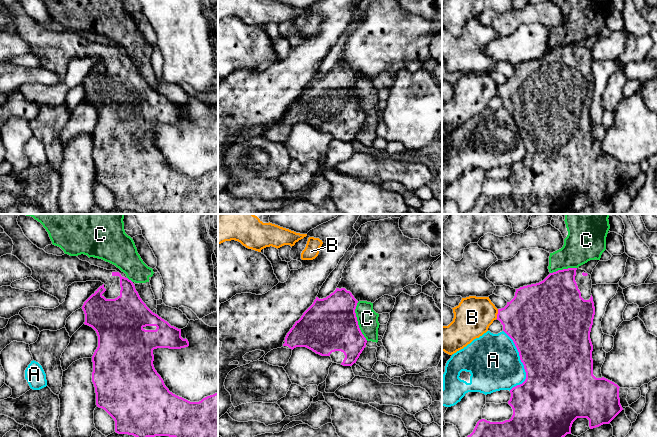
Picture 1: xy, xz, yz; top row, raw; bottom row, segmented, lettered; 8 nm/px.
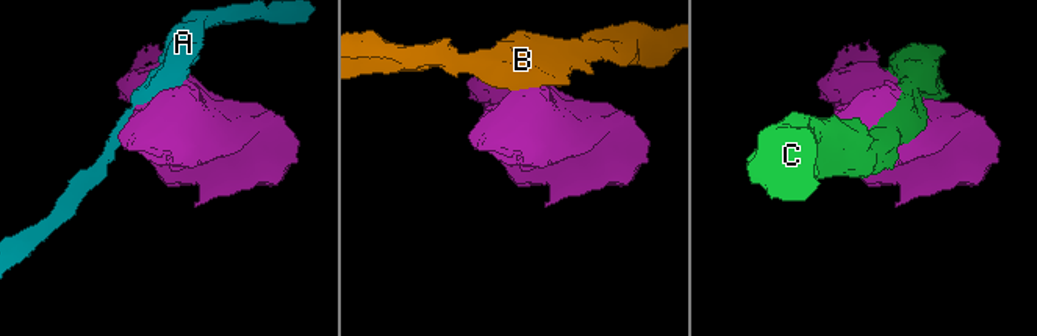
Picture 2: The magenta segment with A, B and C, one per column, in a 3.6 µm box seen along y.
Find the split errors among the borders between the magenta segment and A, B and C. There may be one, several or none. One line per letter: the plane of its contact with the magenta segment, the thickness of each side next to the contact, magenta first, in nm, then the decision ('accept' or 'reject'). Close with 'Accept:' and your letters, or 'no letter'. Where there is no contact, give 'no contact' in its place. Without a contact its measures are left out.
A: contact in yz; calibres 500 and 420 nm; reject
B: contact in yz; calibres 400 and 300 nm; reject
C: contact in xz; calibres 440 and 170 nm; reject
Accept: no letter

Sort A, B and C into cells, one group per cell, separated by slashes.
A / B / C

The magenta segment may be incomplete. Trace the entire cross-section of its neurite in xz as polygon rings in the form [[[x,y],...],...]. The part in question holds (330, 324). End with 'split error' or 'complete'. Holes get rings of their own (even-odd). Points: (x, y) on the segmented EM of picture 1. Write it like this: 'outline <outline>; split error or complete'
outline [[[336,288],[323,299],[316,297],[313,304],[295,322],[285,337],[281,348],[268,352],[264,360],[270,365],[285,367],[296,347],[306,347],[321,356],[330,356],[332,362],[343,366],[352,366],[366,347],[367,340],[362,334],[355,309],[358,301],[345,288]]]; split error

